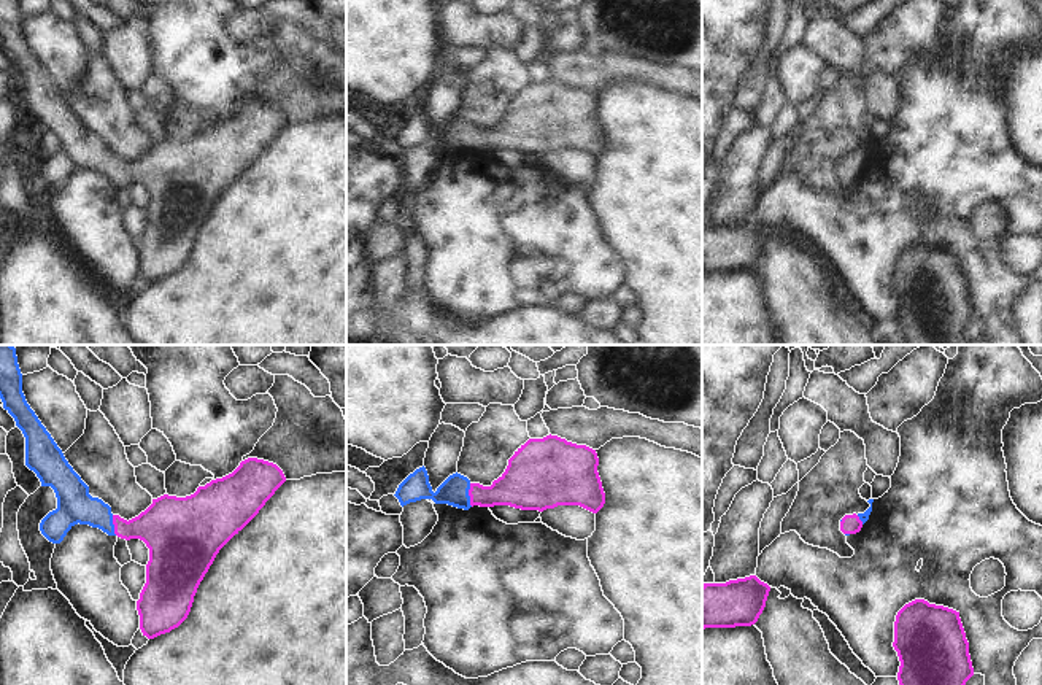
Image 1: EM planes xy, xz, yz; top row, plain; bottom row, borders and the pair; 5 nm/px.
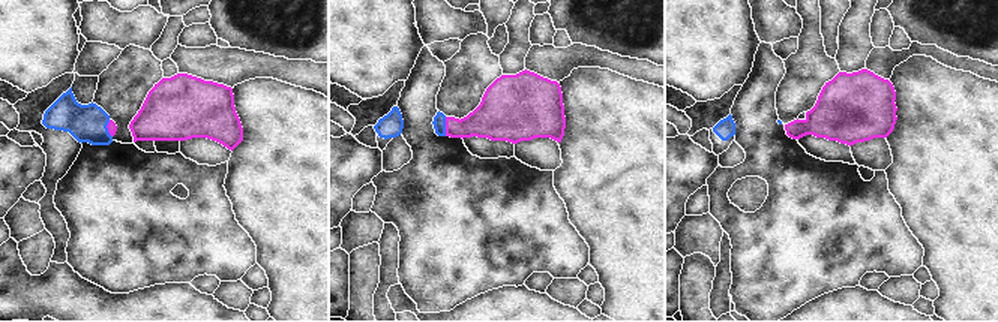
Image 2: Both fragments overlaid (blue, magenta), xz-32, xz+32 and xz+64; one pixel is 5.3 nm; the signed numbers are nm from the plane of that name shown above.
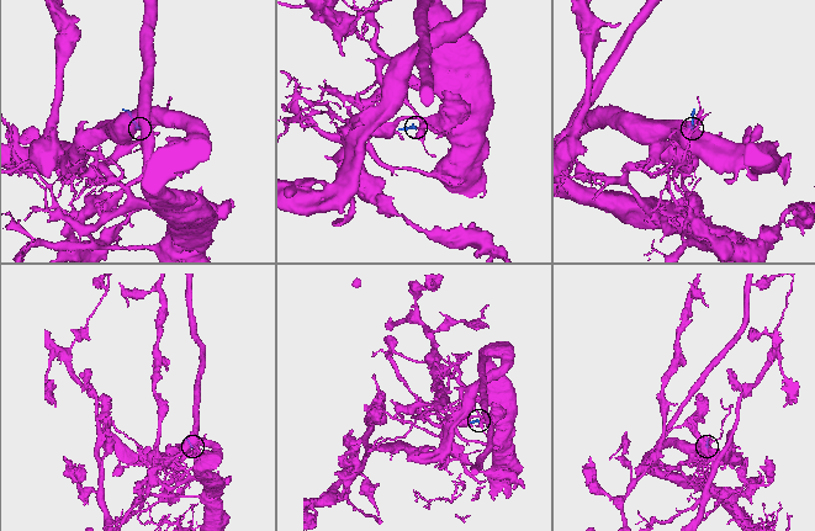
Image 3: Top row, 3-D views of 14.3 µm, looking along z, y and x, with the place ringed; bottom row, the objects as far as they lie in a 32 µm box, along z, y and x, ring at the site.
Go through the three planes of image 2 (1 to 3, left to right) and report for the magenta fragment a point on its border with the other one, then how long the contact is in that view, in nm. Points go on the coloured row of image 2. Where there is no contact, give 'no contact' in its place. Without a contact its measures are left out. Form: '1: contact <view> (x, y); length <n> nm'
1: contact xz-32 (107, 129); length 100 nm
2: contact xz+32 (444, 126); length 100 nm
3: no contact

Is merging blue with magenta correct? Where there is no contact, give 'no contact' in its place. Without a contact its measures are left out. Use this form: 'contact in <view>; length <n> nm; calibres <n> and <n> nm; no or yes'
contact in xz; length 120 nm; calibres 140 and 190 nm; yes

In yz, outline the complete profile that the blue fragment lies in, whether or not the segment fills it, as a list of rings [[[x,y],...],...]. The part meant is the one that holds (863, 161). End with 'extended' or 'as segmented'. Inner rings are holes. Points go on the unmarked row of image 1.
[[[869,143],[867,146],[870,148],[870,151],[869,151],[864,157],[845,159],[845,161],[840,164],[840,175],[842,175],[845,180],[859,176],[861,172],[863,172],[863,168],[869,164],[869,159],[870,159],[870,156],[872,156],[872,146],[874,146],[874,143]]]; extended

